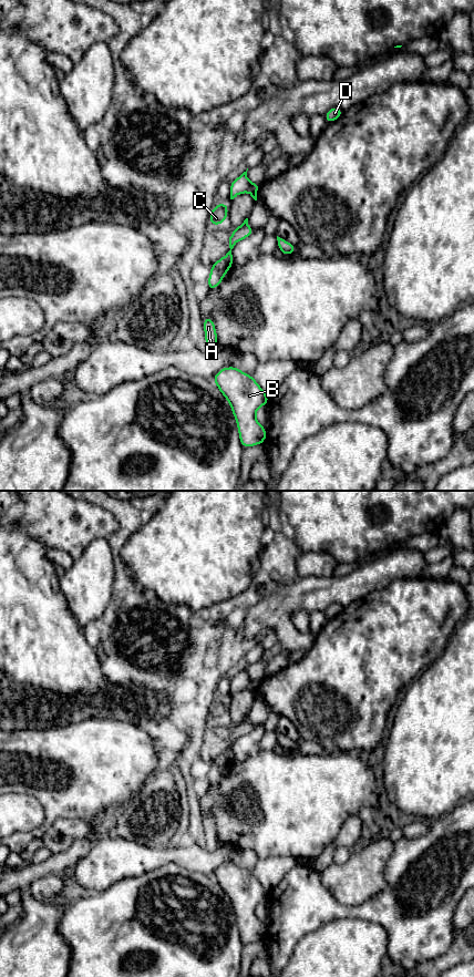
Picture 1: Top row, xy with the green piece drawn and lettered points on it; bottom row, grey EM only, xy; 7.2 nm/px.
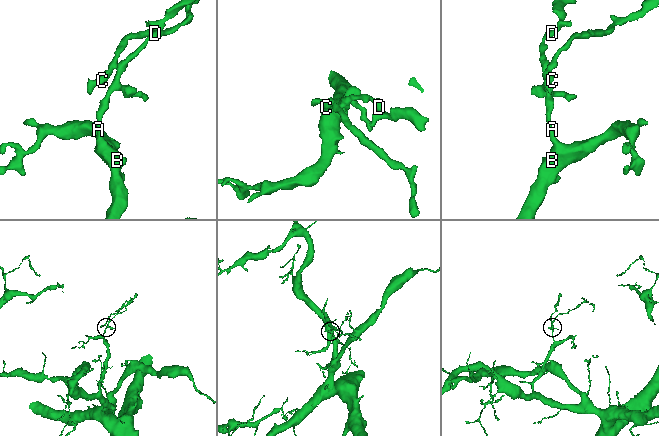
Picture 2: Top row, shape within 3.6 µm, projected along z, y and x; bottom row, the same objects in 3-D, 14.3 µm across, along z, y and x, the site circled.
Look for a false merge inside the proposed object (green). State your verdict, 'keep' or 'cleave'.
cleave

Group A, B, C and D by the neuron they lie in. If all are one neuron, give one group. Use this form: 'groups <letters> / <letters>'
groups A B D / C

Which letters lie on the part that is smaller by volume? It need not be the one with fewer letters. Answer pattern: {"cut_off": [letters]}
{"cut_off": ["C"]}

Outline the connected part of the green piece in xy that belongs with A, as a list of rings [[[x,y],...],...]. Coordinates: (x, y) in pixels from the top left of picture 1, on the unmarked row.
[[[209,811],[205,813],[203,822],[204,822],[205,837],[206,837],[205,847],[208,851],[215,851],[218,847],[218,836],[214,816]]]

